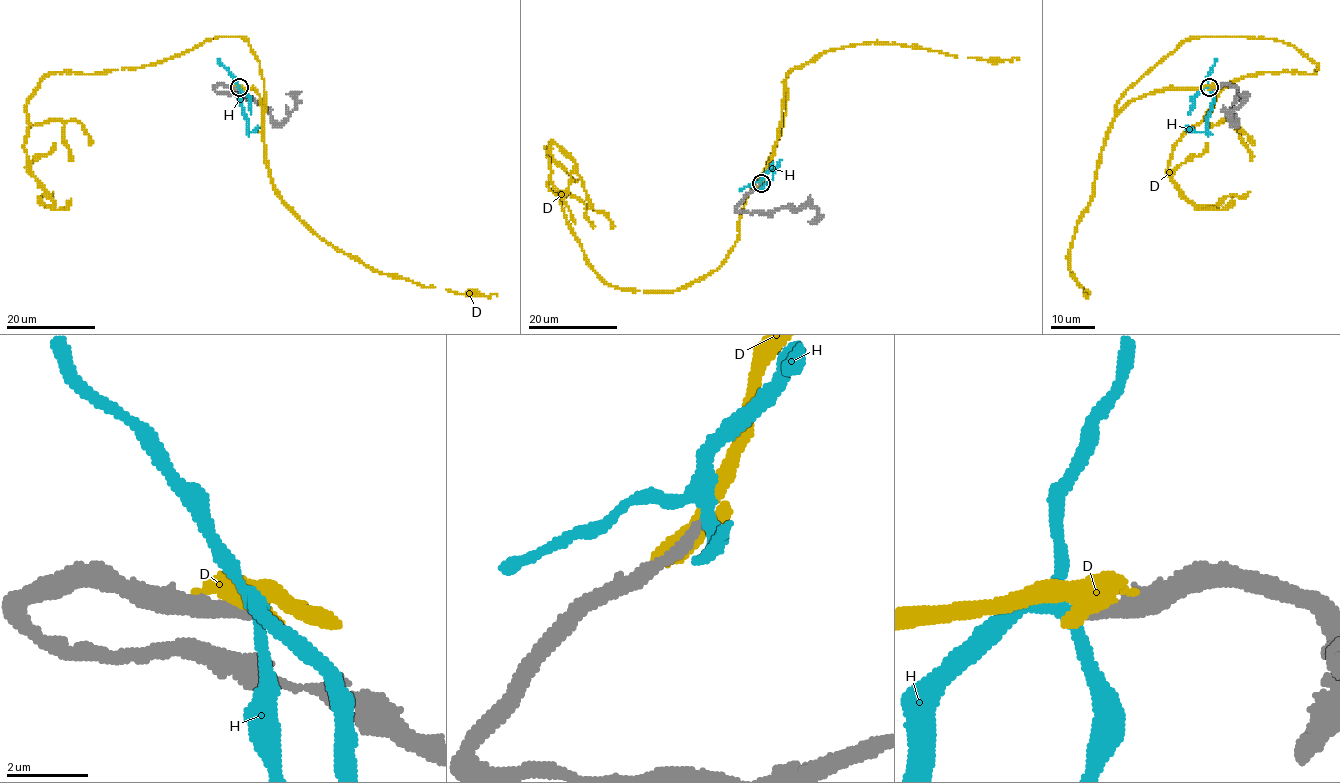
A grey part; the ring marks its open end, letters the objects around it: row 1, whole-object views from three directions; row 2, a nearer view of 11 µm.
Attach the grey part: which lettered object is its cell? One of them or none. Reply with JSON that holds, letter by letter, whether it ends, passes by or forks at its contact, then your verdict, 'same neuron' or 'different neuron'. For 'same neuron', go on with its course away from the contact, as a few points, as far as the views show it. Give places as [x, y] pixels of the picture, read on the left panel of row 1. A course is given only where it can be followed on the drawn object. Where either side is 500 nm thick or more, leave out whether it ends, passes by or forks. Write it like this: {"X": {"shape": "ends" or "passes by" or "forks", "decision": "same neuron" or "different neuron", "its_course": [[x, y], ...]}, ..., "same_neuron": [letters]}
{"D": {"decision": "different neuron"}, "H": {"shape": "forks", "decision": "different neuron"}, "same_neuron": []}

